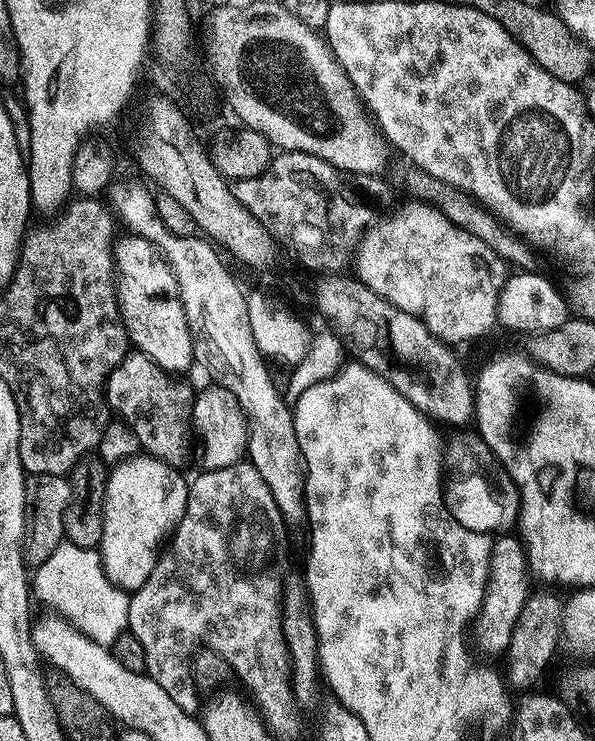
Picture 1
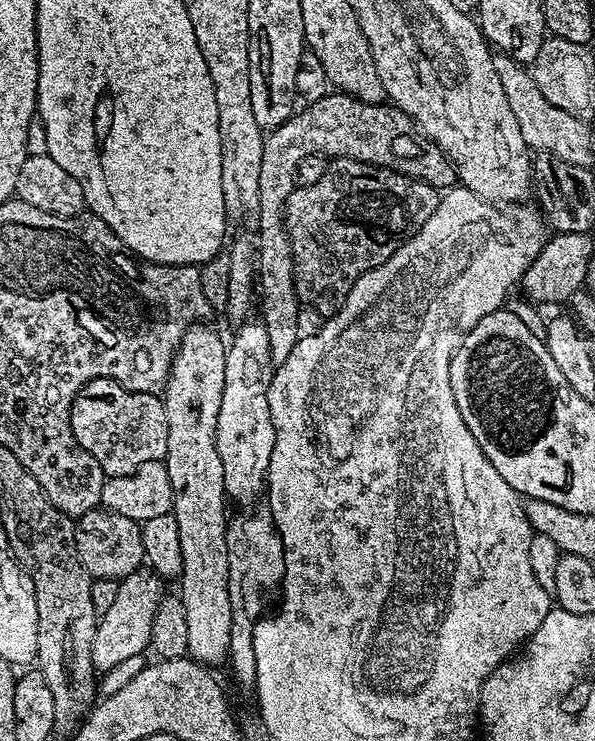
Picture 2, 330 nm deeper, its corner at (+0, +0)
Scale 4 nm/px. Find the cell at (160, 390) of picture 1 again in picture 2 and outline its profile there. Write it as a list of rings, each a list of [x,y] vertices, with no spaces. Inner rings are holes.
[[[92,380],[72,403],[70,436],[98,462],[105,477],[134,474],[138,466],[163,461],[168,455],[168,423],[163,399],[148,390],[131,392],[114,380]]]

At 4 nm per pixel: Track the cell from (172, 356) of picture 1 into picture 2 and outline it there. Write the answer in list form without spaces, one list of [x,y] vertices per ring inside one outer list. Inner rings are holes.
[[[193,323],[184,332],[180,347],[172,357],[172,369],[168,382],[162,389],[162,399],[168,423],[168,455],[166,463],[172,487],[171,515],[178,522],[178,542],[182,546],[182,572],[178,577],[178,595],[186,606],[186,631],[188,656],[197,664],[213,666],[224,664],[230,650],[230,590],[228,589],[228,555],[226,554],[226,530],[229,517],[224,516],[224,475],[222,458],[218,458],[216,427],[218,406],[222,406],[222,386],[226,386],[225,337],[220,337],[212,328],[203,328],[203,323]]]

